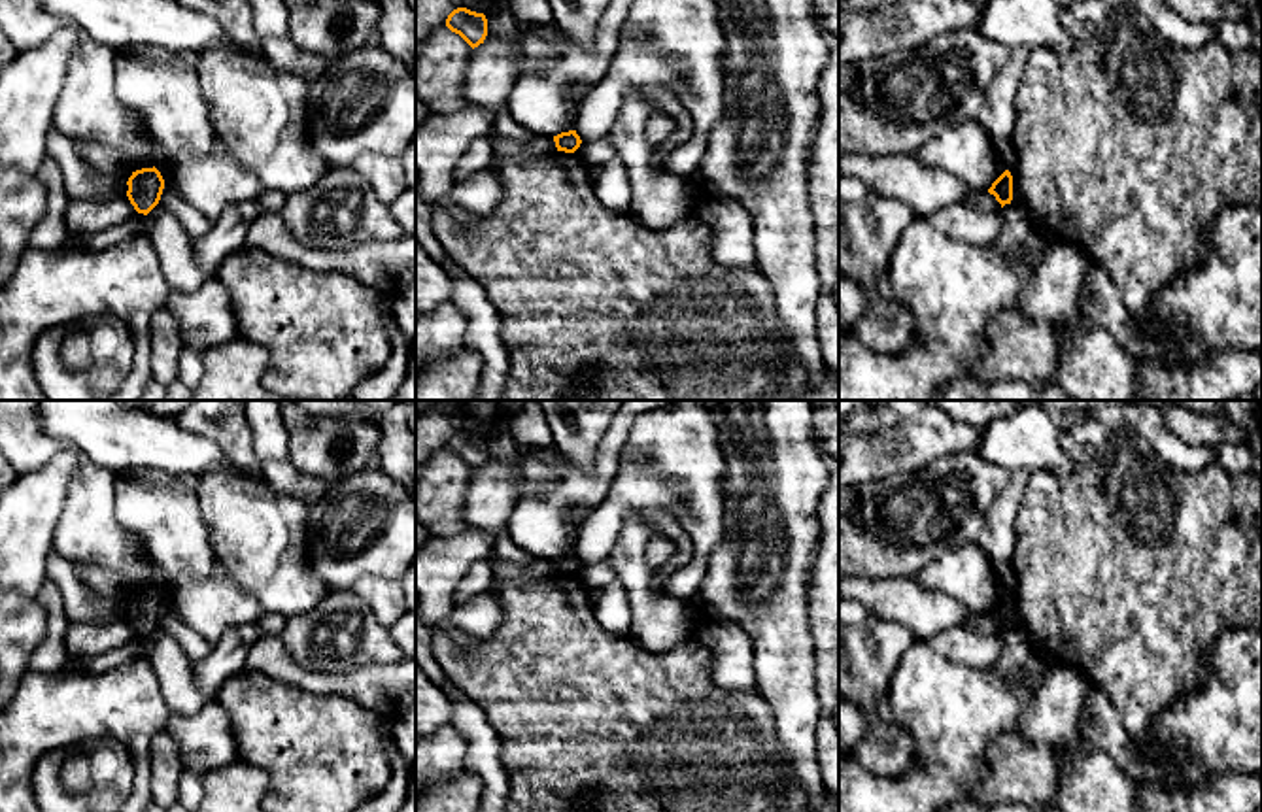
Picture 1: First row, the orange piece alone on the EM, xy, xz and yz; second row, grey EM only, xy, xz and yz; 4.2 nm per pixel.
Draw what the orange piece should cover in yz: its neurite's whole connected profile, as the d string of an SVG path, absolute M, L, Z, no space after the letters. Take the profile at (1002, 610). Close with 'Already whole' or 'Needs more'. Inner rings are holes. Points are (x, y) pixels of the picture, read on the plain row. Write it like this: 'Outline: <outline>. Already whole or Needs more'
Outline: M1005 593L988 612L990 617L996 619L996 623L1001 627L1011 627L1013 623L1013 599L1009 593Z. Already whole

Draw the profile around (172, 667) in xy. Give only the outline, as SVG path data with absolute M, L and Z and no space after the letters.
M161 627L149 636L151 665L159 678L161 693L172 714L193 716L213 697L204 695L193 678L193 663L181 646Z

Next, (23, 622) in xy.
M0 589L0 712L28 672L28 659L43 642L47 627L47 610L38 599Z

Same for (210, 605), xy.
M210 574L200 580L181 578L166 591L157 593L164 608L212 646L229 627L255 623L264 616L263 606L227 574Z

